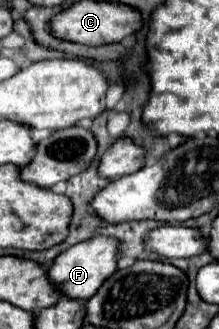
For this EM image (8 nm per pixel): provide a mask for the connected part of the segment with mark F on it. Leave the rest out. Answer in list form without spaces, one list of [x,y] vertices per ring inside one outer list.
[[[96,234],[94,238],[78,242],[76,246],[70,246],[66,252],[62,252],[52,262],[48,276],[66,296],[84,302],[92,298],[92,294],[96,294],[102,282],[110,278],[110,274],[118,270],[118,252],[120,252],[120,242],[112,242],[112,238],[104,238],[104,234]]]

